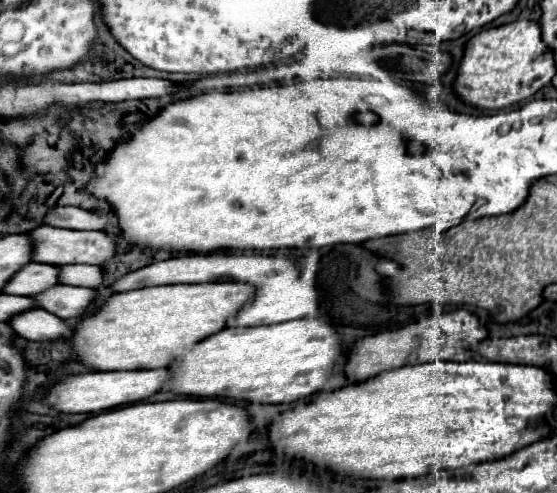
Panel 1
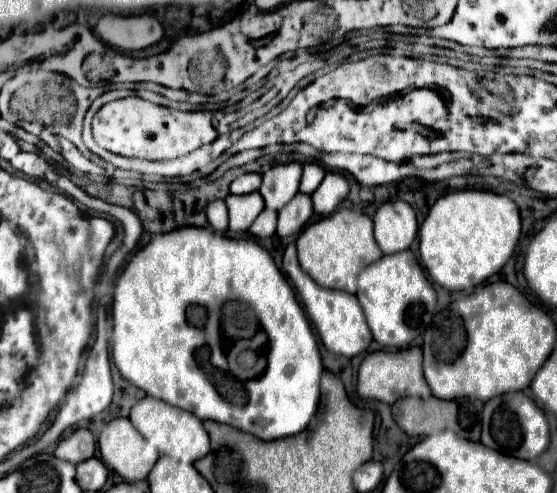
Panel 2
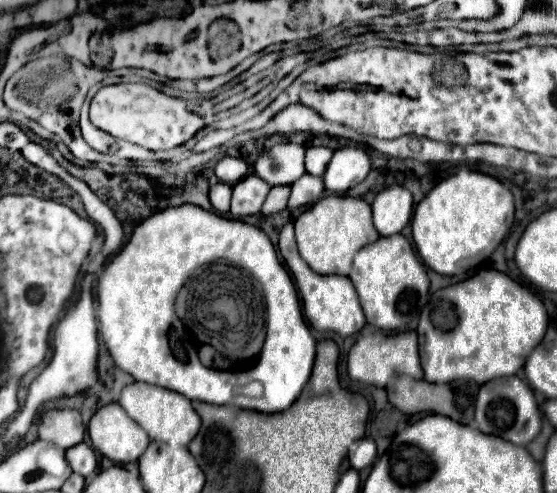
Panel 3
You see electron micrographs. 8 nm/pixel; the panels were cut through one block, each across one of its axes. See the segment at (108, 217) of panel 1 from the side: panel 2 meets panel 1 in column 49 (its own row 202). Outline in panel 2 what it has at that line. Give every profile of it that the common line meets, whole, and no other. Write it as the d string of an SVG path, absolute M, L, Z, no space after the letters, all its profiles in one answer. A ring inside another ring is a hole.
M214 200L208 204L208 224L214 232L224 232L228 230L228 208L224 200Z

